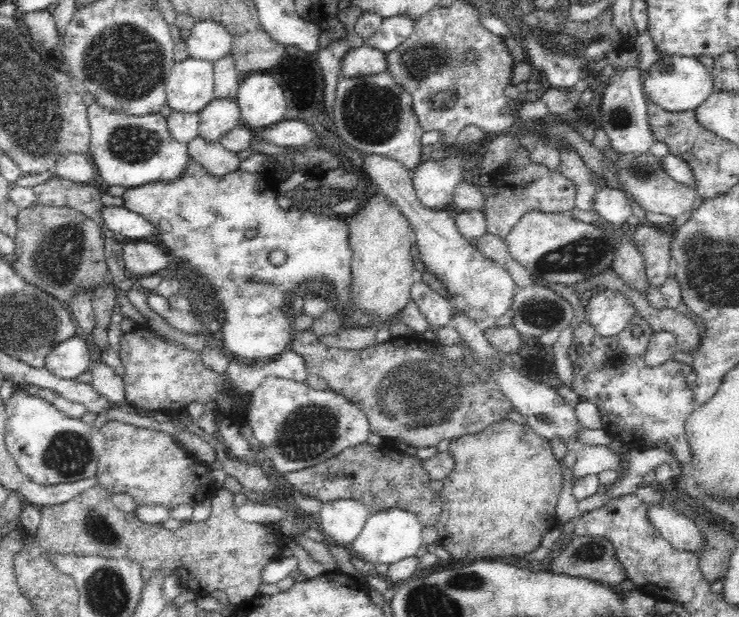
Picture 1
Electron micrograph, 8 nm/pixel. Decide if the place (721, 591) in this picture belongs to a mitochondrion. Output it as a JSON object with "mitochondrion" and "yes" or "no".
{"mitochondrion":"no"}

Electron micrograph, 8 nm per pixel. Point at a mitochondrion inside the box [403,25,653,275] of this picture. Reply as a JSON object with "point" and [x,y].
{"point":[620,118]}

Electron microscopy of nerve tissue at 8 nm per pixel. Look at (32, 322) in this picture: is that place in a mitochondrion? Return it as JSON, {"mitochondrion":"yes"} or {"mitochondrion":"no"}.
{"mitochondrion":"yes"}

